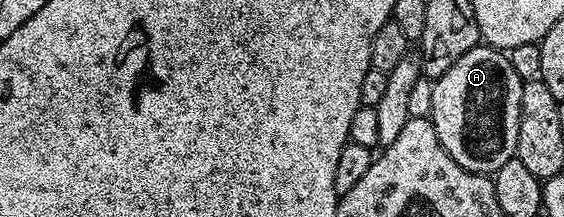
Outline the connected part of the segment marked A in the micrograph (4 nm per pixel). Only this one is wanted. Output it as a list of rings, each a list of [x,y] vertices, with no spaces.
[[[479,43],[472,51],[468,51],[464,55],[460,55],[460,59],[456,59],[456,63],[452,63],[452,67],[448,67],[448,71],[444,71],[444,75],[440,75],[434,81],[432,87],[432,111],[429,119],[434,125],[434,130],[438,136],[438,142],[444,147],[444,151],[448,151],[448,155],[452,155],[452,159],[456,159],[456,163],[460,163],[460,167],[464,167],[473,173],[484,173],[493,175],[497,169],[504,167],[504,163],[508,163],[508,159],[515,156],[518,148],[518,128],[520,127],[520,107],[522,106],[522,78],[516,75],[516,71],[512,71],[512,63],[509,56],[503,50],[495,49],[493,45]]]

